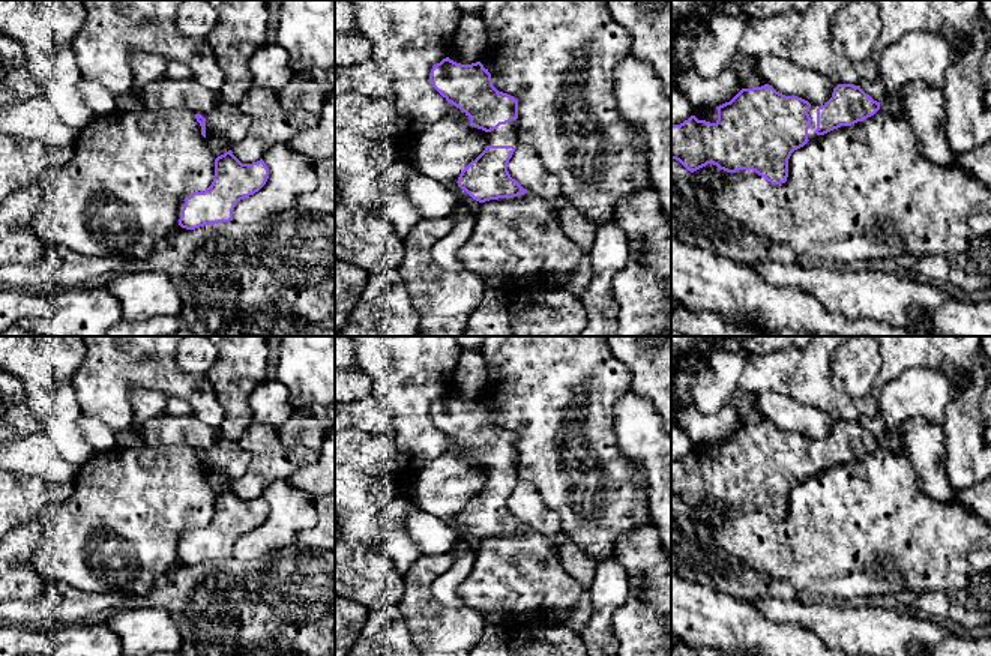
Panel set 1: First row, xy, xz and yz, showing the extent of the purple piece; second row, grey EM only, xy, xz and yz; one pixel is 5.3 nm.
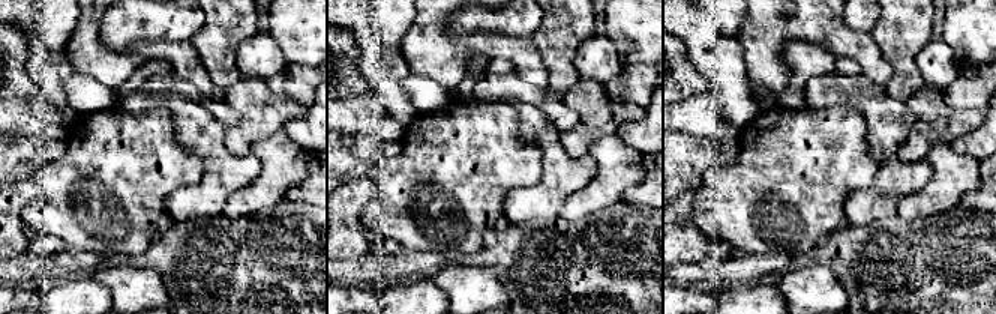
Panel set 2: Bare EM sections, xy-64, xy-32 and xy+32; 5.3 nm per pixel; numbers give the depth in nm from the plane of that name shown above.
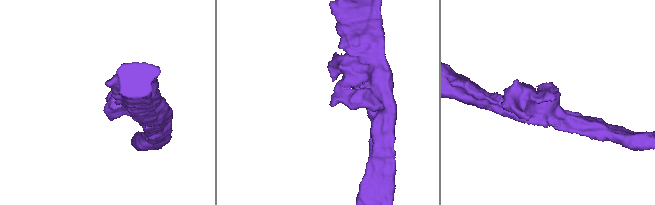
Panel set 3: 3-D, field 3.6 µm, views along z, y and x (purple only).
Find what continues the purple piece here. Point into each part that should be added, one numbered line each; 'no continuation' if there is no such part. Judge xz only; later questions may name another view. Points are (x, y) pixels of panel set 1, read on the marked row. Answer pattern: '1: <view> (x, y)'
1: xz (506, 134)

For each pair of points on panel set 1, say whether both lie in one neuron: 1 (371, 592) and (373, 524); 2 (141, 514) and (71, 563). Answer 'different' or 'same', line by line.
1: same
2: same

